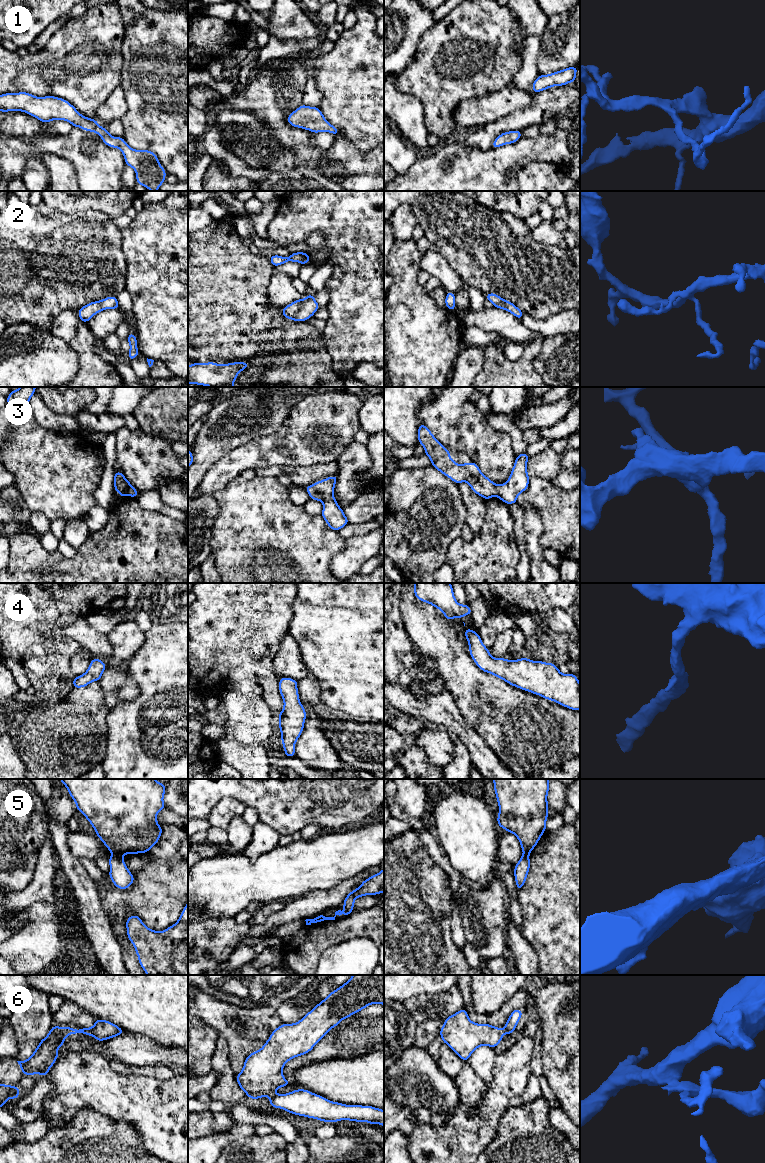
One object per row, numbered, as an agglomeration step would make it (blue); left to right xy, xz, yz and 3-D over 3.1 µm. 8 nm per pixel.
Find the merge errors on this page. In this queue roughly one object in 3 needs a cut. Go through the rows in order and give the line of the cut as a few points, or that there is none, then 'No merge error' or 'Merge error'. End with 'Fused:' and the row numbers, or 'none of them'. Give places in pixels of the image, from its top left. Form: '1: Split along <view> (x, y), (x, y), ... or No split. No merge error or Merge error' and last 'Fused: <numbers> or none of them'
1: No split. No merge error
2: No split. No merge error
3: Split along xz (333, 496), (322, 501). Merge error
4: No split. No merge error
5: Split along yz (524, 853), (528, 854). Merge error
6: Split along xy (76, 1030), (80, 1032). Merge error
Fused: 3, 5, 6

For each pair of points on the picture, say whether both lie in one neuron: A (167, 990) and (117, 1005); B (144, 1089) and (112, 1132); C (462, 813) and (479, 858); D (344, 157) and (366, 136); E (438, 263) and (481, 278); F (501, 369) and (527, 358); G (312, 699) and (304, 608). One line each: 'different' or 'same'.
A: same
B: different
C: same
D: different
E: different
F: same
G: different

